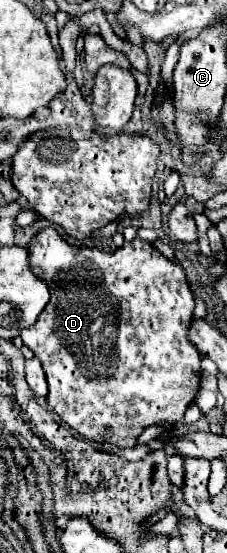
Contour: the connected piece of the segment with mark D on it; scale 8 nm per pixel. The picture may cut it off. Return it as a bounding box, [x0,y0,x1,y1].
[21,227,201,447]

